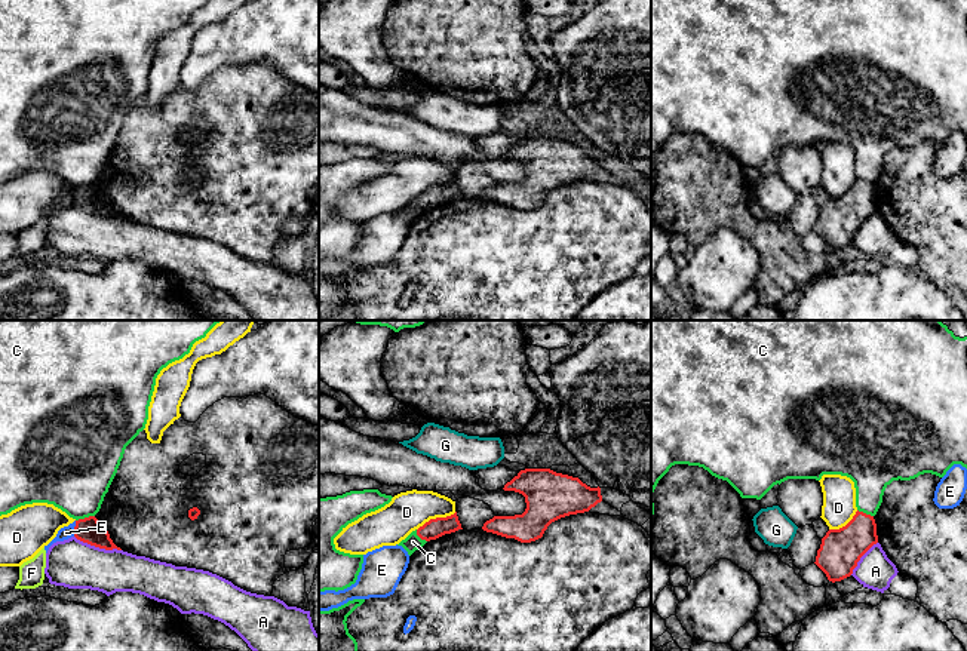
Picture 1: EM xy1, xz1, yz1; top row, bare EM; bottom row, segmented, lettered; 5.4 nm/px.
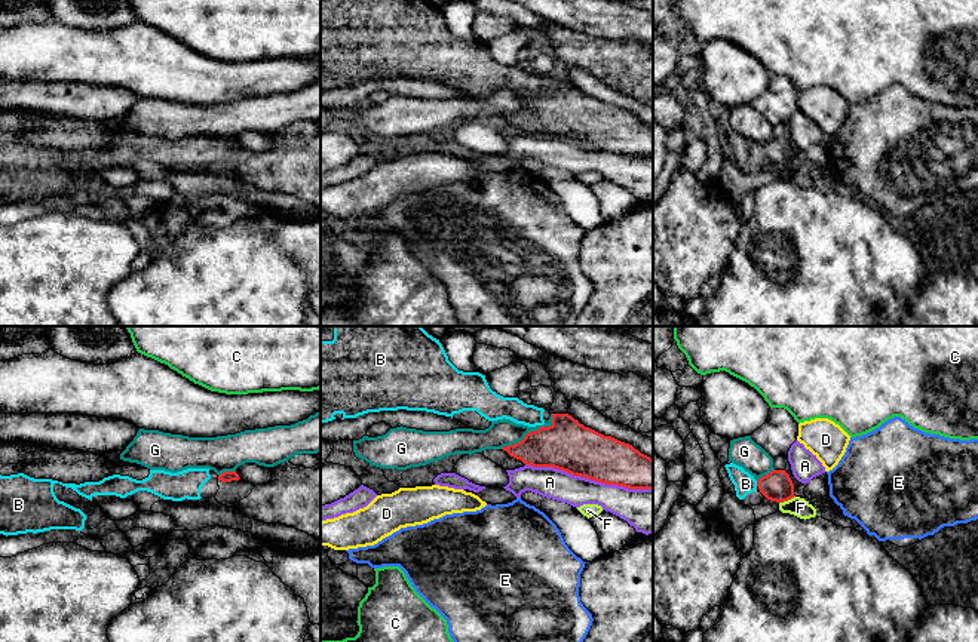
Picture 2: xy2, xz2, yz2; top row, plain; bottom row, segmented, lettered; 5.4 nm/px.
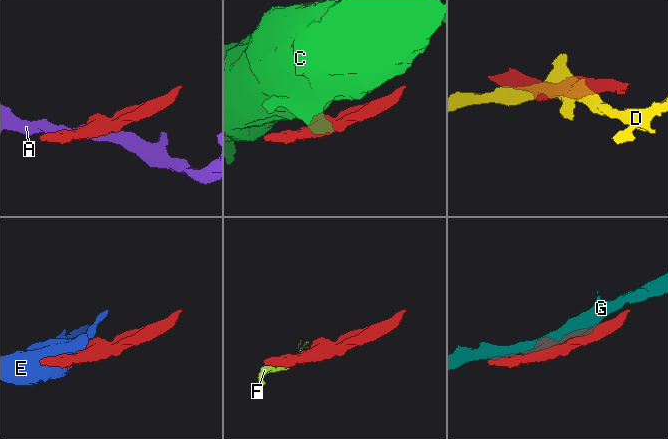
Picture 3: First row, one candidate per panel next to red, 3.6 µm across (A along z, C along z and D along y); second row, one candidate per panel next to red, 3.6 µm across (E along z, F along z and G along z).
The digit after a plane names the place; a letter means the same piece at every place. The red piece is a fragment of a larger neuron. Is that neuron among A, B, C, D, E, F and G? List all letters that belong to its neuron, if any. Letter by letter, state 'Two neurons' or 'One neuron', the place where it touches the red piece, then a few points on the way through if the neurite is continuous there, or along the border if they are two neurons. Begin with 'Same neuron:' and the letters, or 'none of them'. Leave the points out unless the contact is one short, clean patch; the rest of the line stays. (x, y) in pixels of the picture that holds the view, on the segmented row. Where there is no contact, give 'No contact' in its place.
Same neuron: B
A: Two neurons. Touches red at xz2 (589, 478)
B: One neuron. Touches red at yz2 (757, 484). Path across: yz2 (778, 487), (757, 484), (745, 484)
C: Two neurons. Touches red at xy1 (85, 518). Boundary: xy1 (94, 515), (76, 521)
D: Two neurons. Touches red at xz1 (436, 518). Boundary: xz1 (456, 512), (447, 516), (430, 518), (417, 530)
E: Two neurons. Touches red at xy1 (74, 528). Boundary: xy1 (76, 521), (73, 536)
F: Two neurons. Touches red at yz2 (787, 500). Boundary: yz2 (794, 495), (779, 503)
G: Two neurons. Touches red at xz2 (530, 432). Boundary: xz2 (552, 414), (548, 426), (530, 430), (517, 442), (500, 448)

